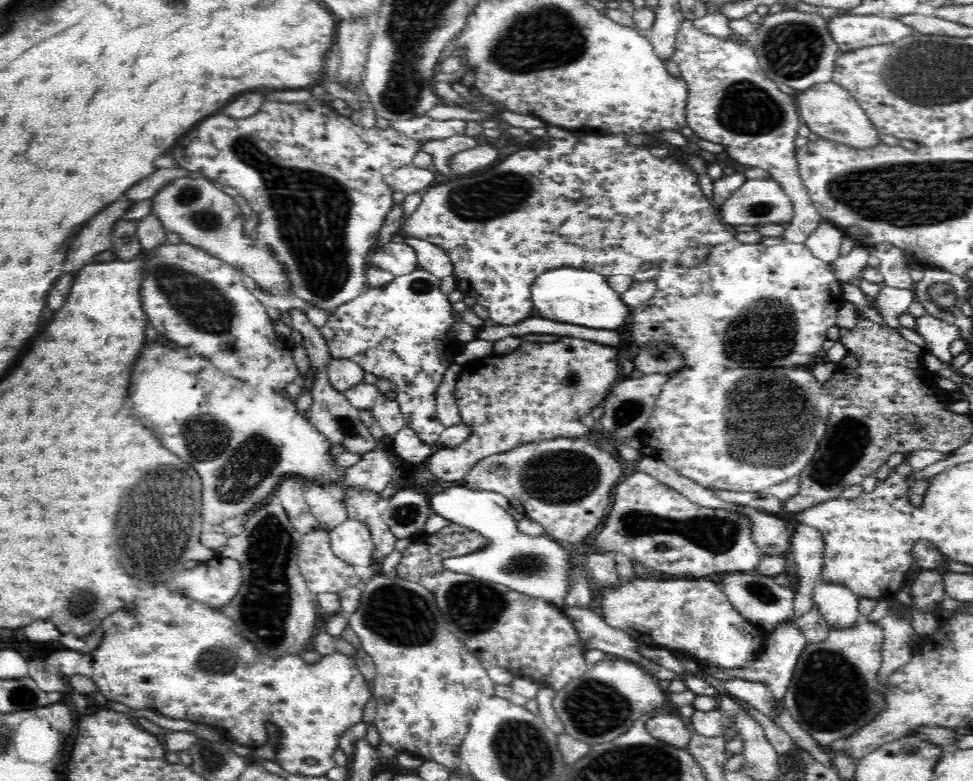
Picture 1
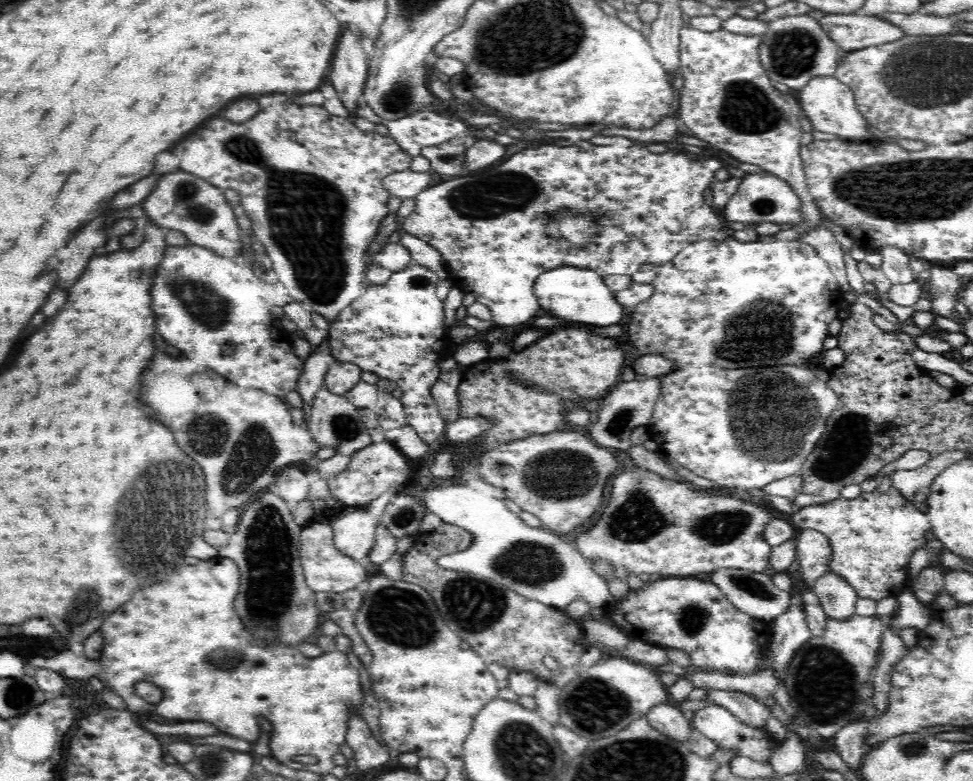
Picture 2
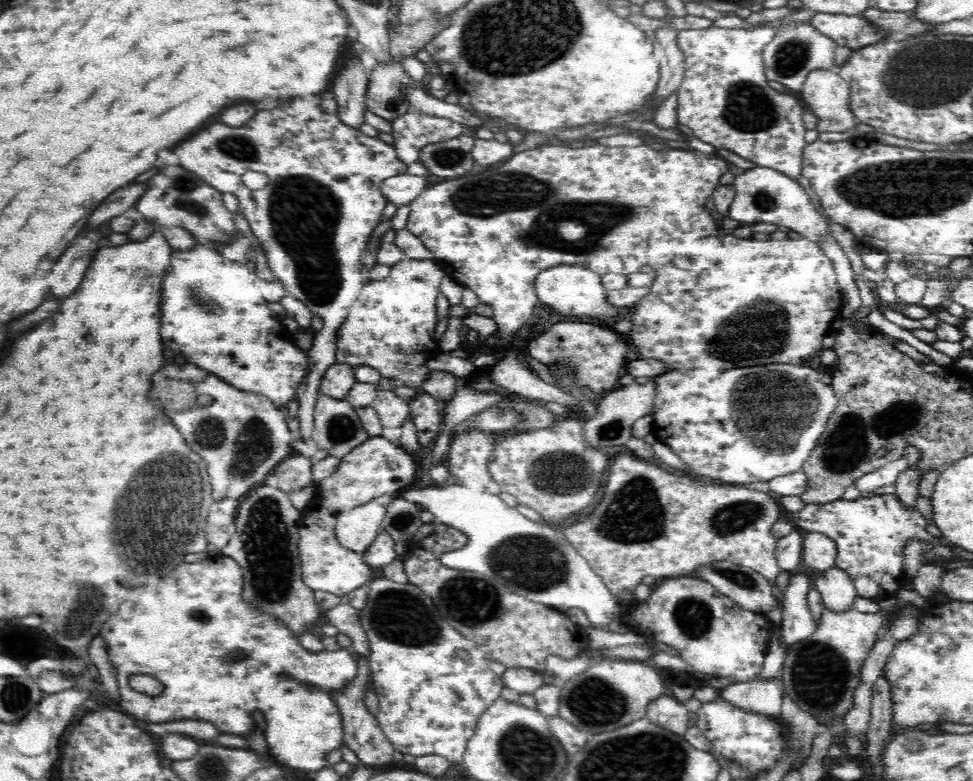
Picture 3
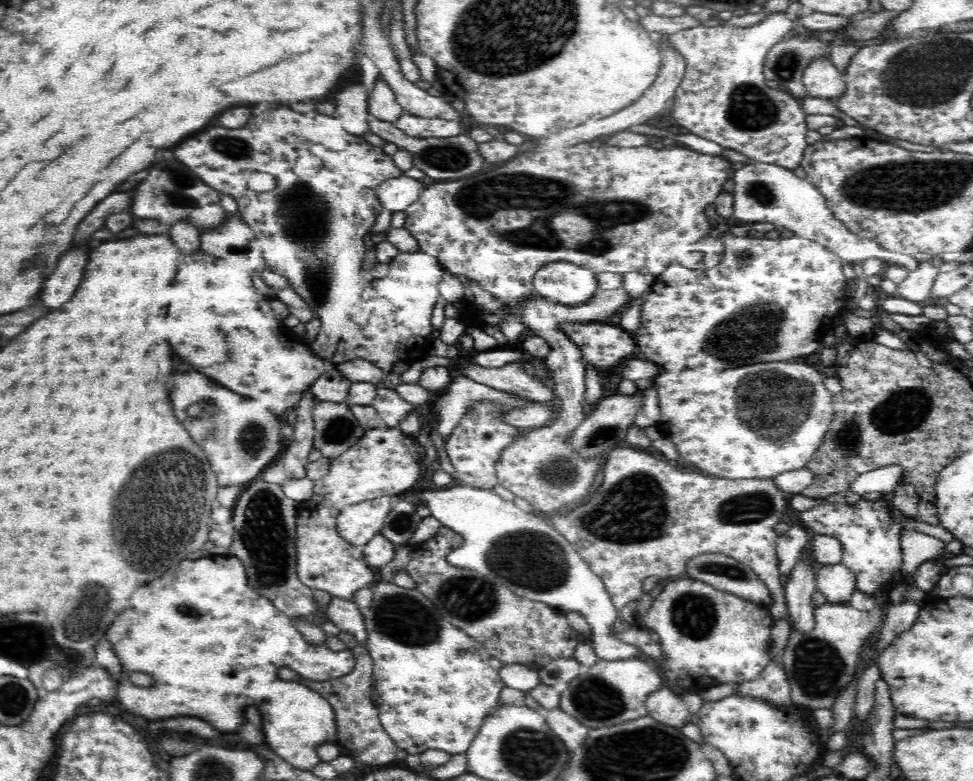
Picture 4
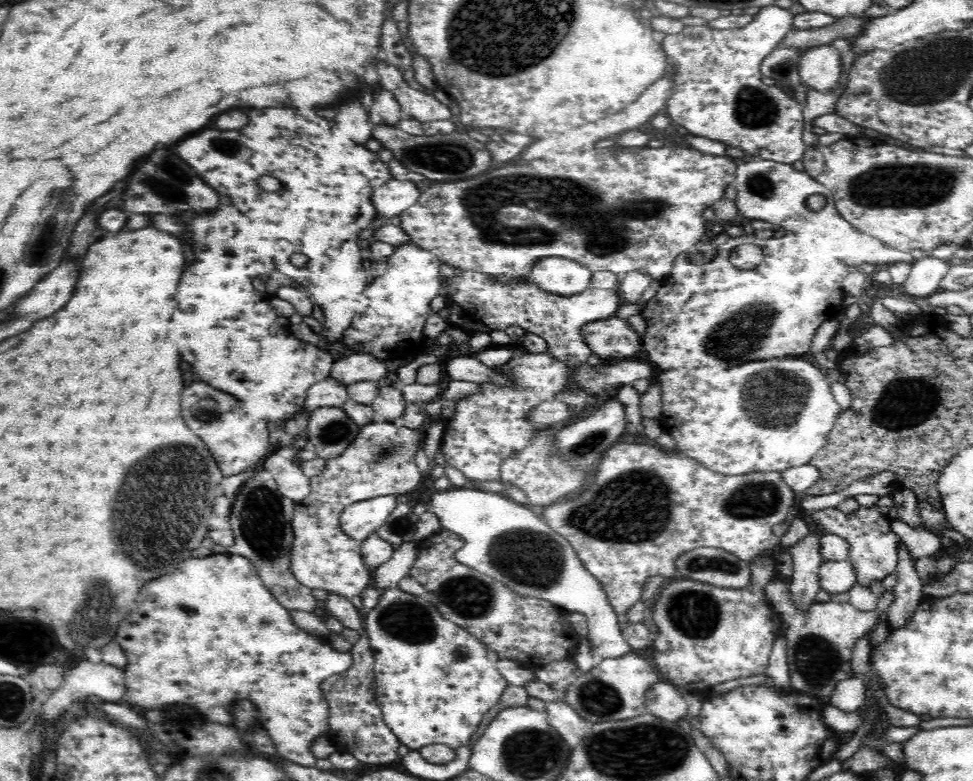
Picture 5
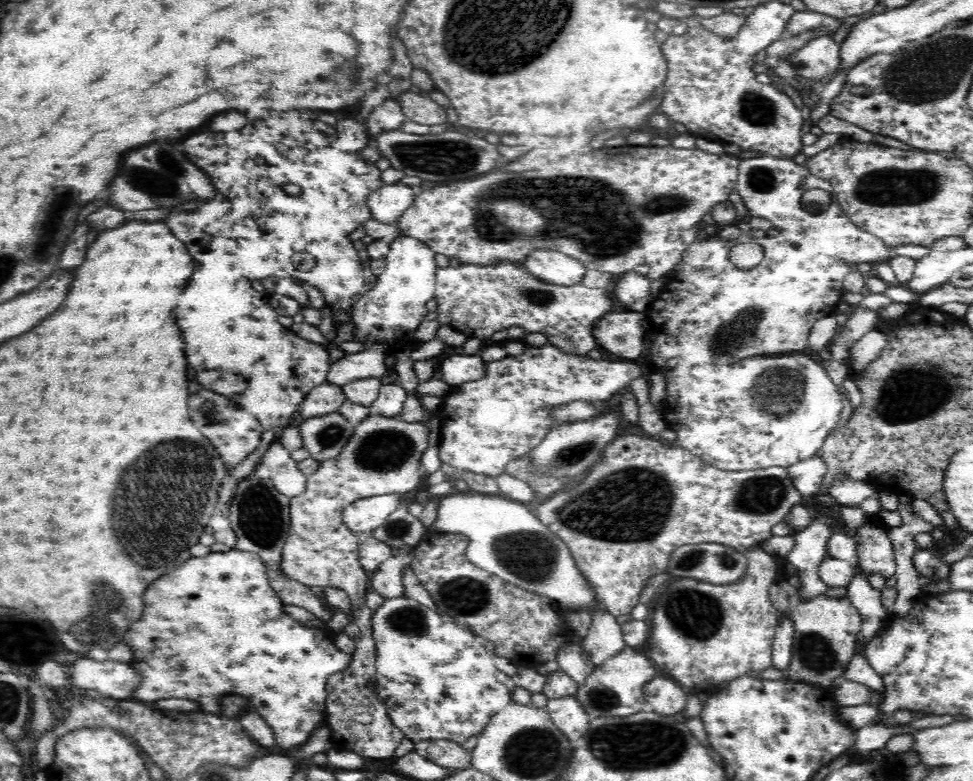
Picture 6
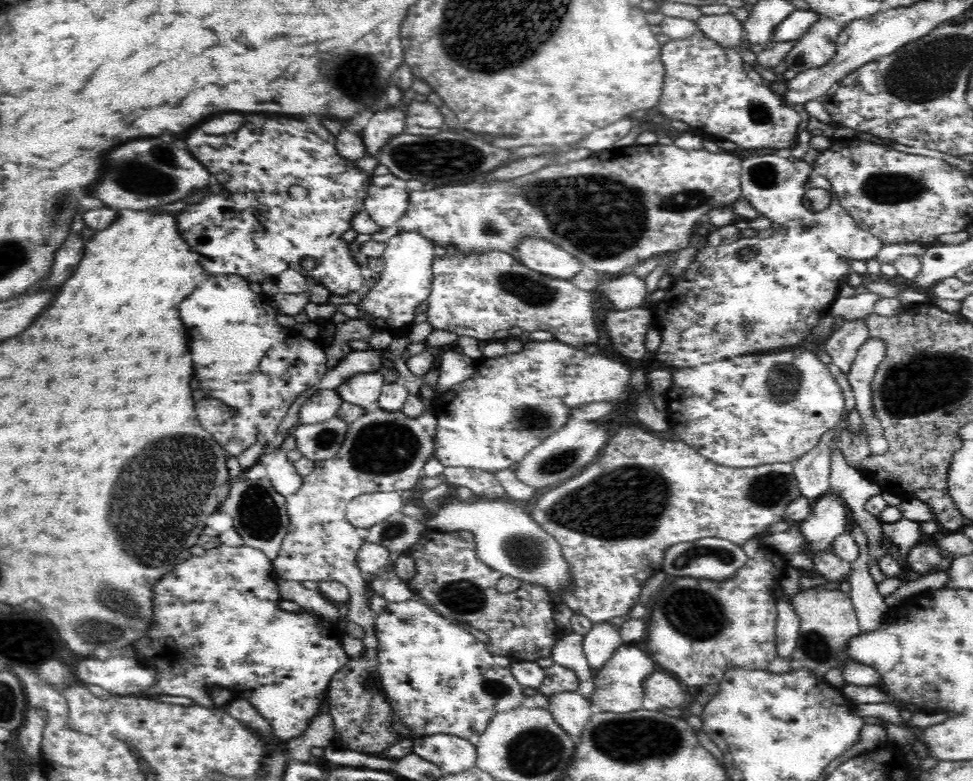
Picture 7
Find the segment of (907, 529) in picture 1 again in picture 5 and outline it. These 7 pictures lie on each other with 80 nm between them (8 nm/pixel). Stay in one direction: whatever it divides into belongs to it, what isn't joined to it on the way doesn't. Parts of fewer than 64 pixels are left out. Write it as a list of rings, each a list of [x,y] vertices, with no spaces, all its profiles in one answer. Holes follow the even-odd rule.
[[[877,505],[872,508],[860,506],[859,511],[844,515],[837,507],[822,510],[805,511],[805,518],[815,530],[823,534],[836,534],[850,545],[850,562],[855,570],[857,582],[870,587],[874,580],[882,581],[894,572],[899,549],[899,536],[892,530],[890,518],[883,514]]]

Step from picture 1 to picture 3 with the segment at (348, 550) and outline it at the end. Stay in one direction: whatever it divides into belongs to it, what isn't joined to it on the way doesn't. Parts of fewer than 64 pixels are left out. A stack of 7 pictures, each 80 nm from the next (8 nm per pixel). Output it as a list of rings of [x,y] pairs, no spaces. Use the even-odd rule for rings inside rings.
[[[384,494],[373,501],[343,509],[333,520],[336,539],[346,549],[354,552],[364,552],[374,539],[382,533],[381,526],[386,514],[386,508],[394,495]]]

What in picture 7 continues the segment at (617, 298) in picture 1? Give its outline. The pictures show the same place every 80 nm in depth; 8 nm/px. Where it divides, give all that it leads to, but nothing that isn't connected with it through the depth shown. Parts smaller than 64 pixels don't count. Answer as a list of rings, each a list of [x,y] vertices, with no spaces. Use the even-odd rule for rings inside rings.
[[[522,237],[511,254],[526,267],[554,278],[570,279],[583,264],[562,247],[538,237]]]

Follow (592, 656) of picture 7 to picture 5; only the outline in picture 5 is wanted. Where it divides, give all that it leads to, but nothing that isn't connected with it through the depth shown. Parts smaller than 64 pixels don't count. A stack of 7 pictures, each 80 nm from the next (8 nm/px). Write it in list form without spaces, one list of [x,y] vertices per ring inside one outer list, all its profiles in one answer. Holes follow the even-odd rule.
[[[470,485],[436,491],[432,496],[431,511],[439,518],[442,529],[459,534],[464,539],[462,548],[454,554],[458,562],[494,578],[498,584],[510,587],[523,597],[547,600],[565,613],[578,611],[586,615],[589,624],[587,640],[594,655],[594,664],[602,659],[618,658],[633,652],[634,649],[625,642],[621,634],[617,614],[609,603],[602,583],[584,568],[572,545],[552,530],[539,511],[529,505],[516,503],[504,494],[487,492]]]

